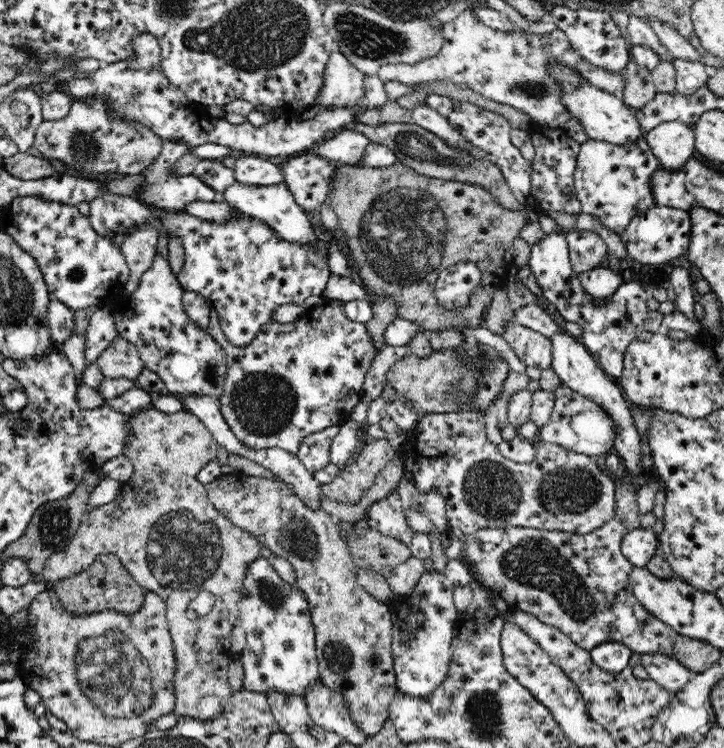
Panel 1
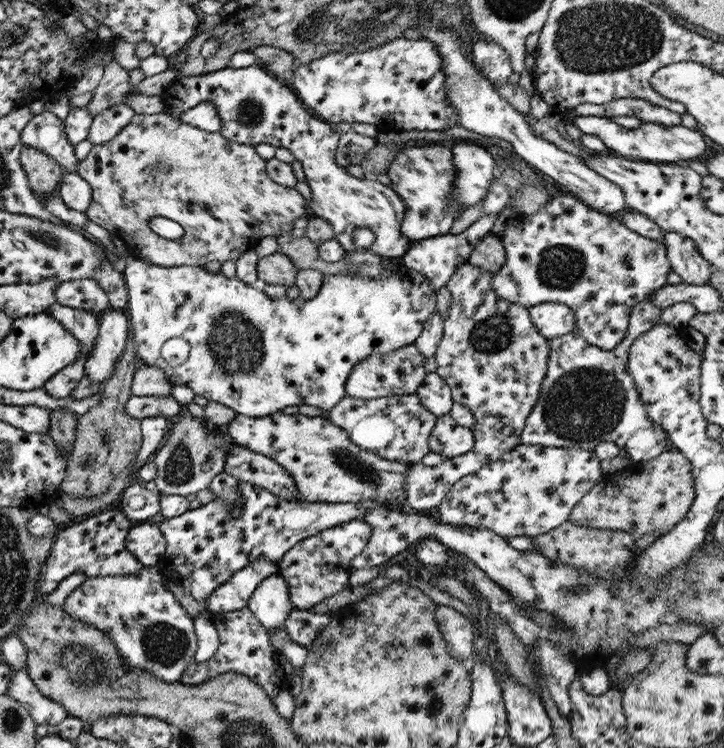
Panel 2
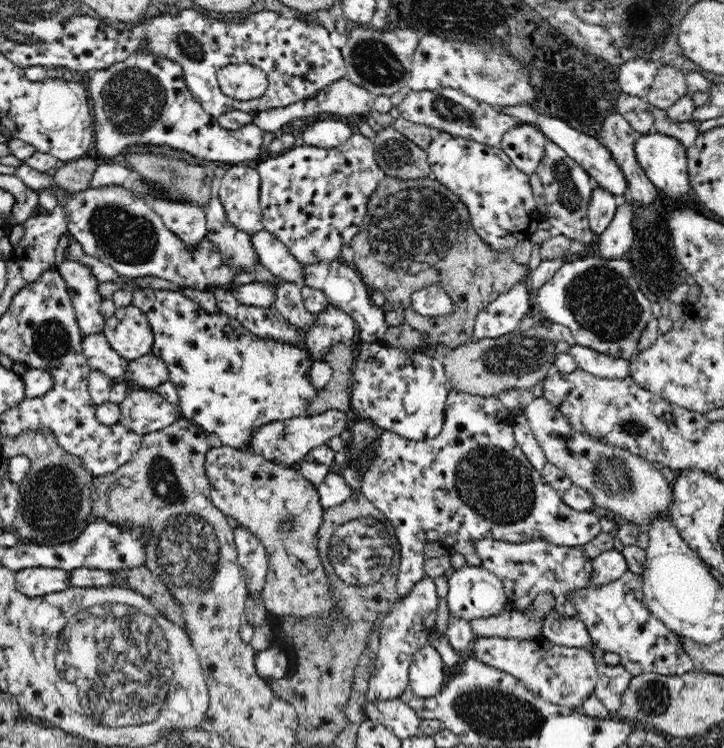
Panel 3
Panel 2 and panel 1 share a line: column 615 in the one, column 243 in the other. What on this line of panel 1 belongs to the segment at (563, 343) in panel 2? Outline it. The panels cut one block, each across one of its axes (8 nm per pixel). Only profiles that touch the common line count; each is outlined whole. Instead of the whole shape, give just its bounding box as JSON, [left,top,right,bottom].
[207,301,376,453]

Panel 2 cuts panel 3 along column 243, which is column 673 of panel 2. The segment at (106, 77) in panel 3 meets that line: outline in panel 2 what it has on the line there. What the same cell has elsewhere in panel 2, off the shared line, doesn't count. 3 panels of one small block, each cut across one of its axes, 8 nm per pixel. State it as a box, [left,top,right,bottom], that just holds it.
[571,116,707,163]

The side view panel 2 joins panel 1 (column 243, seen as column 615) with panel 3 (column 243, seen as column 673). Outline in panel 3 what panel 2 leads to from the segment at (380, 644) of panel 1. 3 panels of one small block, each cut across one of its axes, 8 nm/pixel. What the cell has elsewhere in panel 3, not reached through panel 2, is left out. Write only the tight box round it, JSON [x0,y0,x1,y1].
[205,446,332,619]

